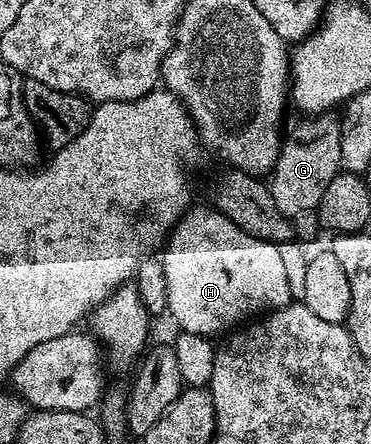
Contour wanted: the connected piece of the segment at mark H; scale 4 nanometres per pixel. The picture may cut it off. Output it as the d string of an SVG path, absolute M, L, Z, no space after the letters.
M213 207L196 208L182 217L160 256L164 278L168 278L169 319L174 319L183 332L215 338L256 313L271 312L291 303L278 245L246 234Z

